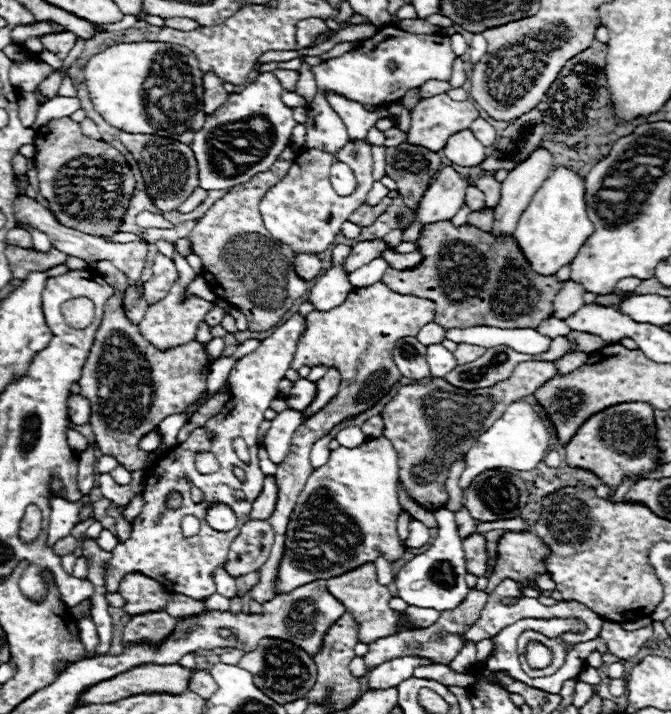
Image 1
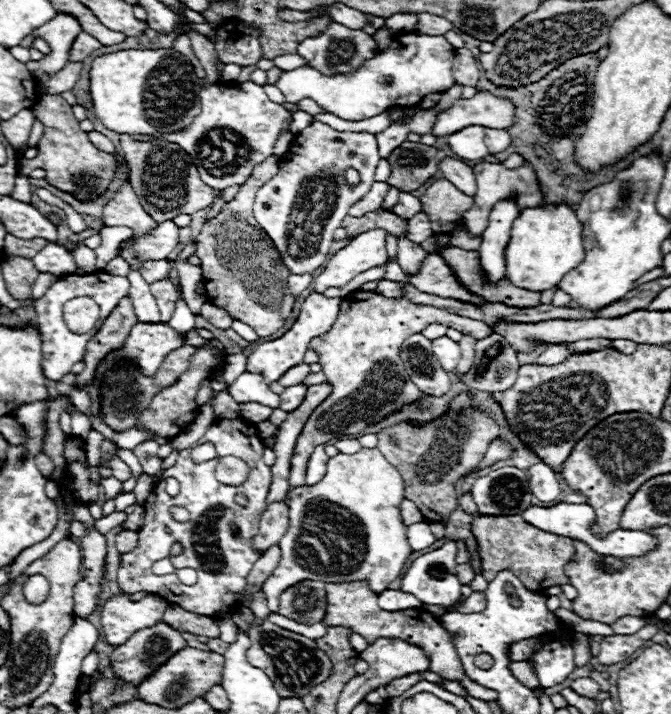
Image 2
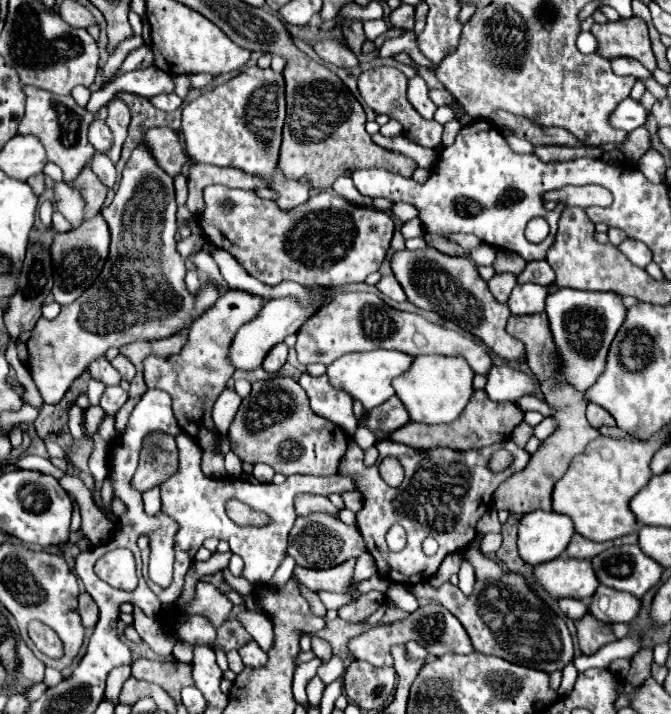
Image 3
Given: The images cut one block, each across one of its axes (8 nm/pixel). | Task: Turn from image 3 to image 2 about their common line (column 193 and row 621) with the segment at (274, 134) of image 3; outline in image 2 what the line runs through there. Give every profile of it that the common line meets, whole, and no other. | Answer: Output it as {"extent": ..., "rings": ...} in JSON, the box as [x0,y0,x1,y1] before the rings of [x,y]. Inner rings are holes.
{"extent":[100,594,168,648],"rings":[[[118,594],[100,608],[102,632],[108,644],[116,648],[136,630],[158,624],[166,608],[168,602],[160,596],[146,596],[140,602],[130,602],[128,594]]]}

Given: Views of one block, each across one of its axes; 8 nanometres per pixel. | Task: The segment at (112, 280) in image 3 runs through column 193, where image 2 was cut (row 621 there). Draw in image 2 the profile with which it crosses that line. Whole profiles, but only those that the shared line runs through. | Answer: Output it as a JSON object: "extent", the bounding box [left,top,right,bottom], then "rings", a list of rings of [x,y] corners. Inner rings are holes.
{"extent":[278,580,326,624],"rings":[[[304,580],[280,594],[278,612],[300,624],[316,624],[326,614],[326,588],[324,582]]]}

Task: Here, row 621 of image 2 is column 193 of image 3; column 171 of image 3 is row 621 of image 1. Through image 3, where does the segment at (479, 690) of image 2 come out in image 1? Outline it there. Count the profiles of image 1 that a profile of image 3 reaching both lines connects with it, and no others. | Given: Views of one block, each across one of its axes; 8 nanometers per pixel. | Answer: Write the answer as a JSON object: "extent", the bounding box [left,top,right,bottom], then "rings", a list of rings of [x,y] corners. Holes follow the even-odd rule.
{"extent":[326,562,398,644],"rings":[[[368,562],[366,566],[358,566],[356,570],[350,570],[346,574],[340,574],[336,578],[326,580],[326,588],[328,592],[338,598],[348,612],[352,612],[352,616],[358,622],[358,638],[364,644],[372,644],[378,638],[384,636],[392,636],[396,632],[396,622],[398,622],[398,614],[388,606],[388,600],[392,598],[388,588],[378,584],[376,580],[376,566],[372,562]]]}

